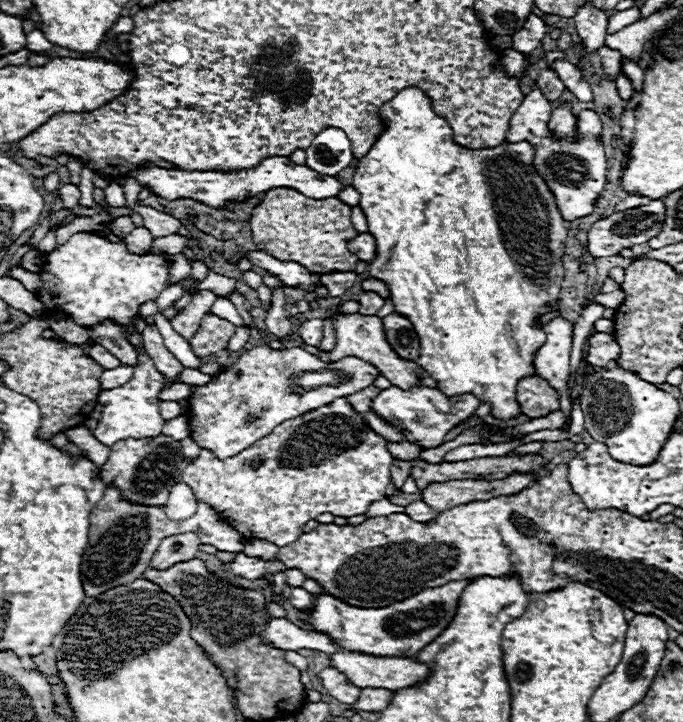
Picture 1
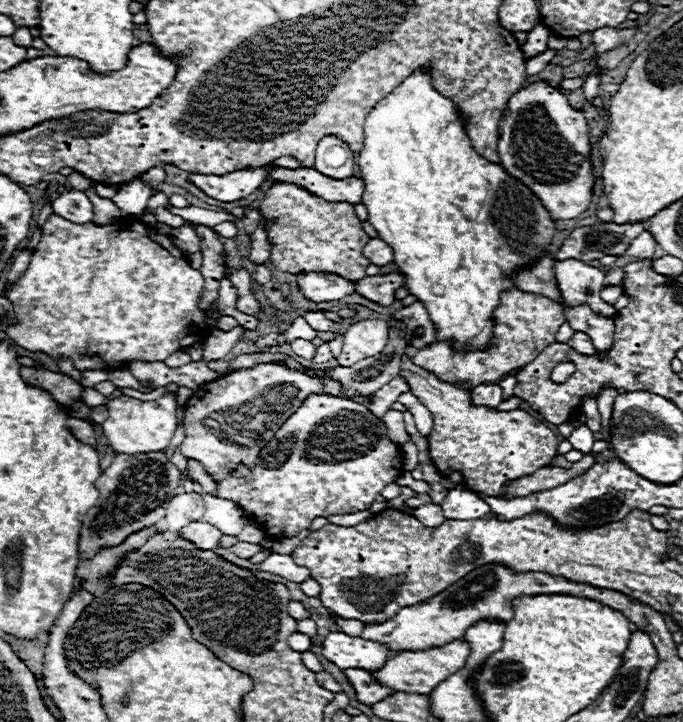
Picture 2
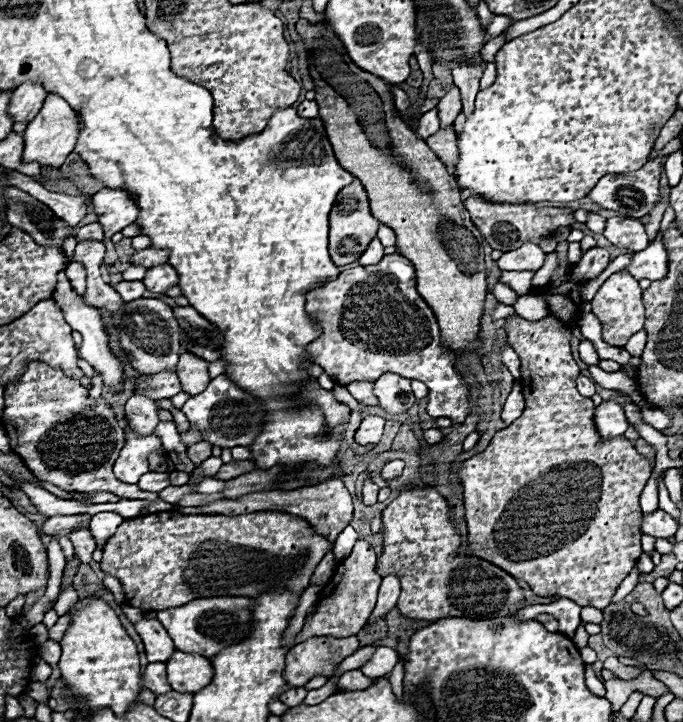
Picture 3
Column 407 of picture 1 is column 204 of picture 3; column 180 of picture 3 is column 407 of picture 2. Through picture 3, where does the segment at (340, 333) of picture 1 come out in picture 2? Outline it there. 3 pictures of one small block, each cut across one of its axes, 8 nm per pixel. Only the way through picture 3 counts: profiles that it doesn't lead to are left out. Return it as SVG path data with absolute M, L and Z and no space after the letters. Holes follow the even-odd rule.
M410 356L402 358L400 376L408 382L410 392L432 412L434 428L428 438L430 458L442 476L454 470L464 472L464 486L482 490L500 498L500 488L516 476L528 476L536 468L544 468L558 454L558 438L550 428L532 418L524 410L498 412L494 408L476 408L468 400L468 392L442 382L432 372L416 366Z

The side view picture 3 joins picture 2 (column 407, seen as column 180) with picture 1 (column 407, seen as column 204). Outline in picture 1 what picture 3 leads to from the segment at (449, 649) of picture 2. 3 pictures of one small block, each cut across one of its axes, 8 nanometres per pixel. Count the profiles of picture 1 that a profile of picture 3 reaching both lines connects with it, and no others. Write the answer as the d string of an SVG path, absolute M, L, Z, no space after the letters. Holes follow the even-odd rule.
M338 650L328 656L330 666L334 666L338 672L342 672L354 686L358 688L386 688L386 690L398 690L398 688L408 688L412 684L418 684L418 680L428 676L428 666L420 664L412 658L384 658L384 656L370 656L370 654L360 654L360 652L346 652Z

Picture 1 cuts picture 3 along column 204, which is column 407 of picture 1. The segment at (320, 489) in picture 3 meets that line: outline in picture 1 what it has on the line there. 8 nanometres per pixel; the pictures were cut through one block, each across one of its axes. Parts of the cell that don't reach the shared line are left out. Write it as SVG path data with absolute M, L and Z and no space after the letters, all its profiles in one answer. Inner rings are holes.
M416 500L416 502L408 504L408 506L404 508L404 512L406 512L408 516L412 516L416 522L428 522L428 520L434 520L434 518L438 516L438 512L432 510L432 508L430 508L428 504L424 504L422 500Z

